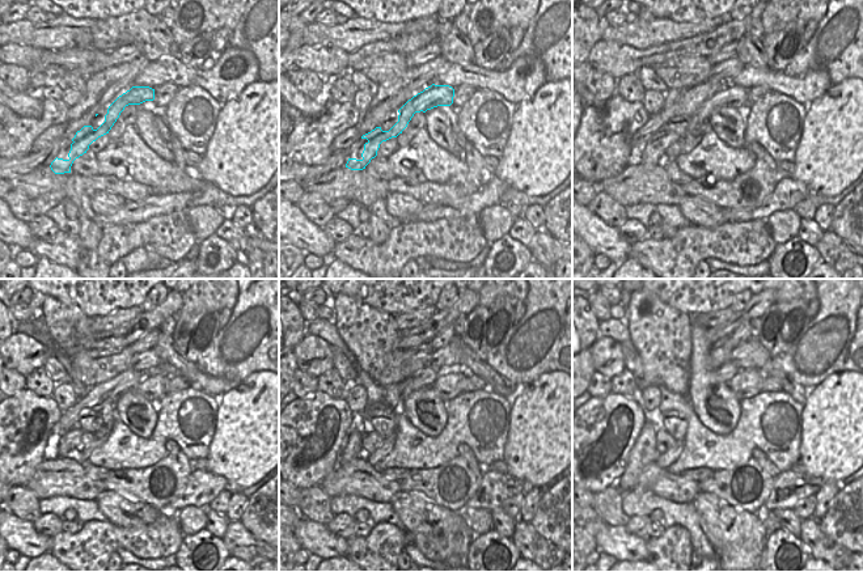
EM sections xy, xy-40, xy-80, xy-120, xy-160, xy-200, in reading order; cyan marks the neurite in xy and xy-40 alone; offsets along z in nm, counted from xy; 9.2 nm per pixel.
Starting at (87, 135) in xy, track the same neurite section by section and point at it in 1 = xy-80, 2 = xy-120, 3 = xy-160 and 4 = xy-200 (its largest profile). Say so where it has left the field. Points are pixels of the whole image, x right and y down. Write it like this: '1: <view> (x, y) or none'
1: xy-80 (735, 96)
2: xy-120 (152, 386)
3: xy-160 (448, 385)
4: xy-200 (748, 382)

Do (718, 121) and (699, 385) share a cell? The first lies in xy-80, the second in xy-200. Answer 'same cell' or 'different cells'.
same cell

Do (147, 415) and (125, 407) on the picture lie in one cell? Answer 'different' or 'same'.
same

